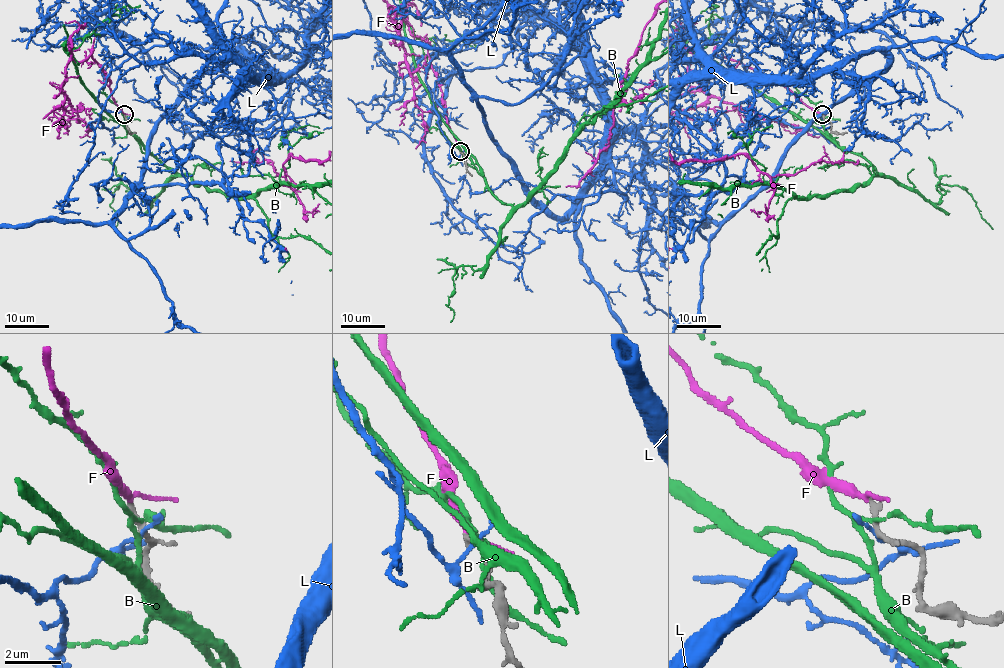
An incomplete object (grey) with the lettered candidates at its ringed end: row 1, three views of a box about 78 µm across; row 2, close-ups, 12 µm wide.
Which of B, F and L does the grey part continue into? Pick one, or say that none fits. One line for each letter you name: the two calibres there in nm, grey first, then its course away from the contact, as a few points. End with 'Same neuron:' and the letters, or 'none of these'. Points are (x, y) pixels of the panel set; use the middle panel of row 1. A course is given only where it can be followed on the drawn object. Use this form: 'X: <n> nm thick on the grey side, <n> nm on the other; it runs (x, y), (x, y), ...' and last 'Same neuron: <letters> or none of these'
F: 200 nm thick on the grey side, 200 nm on the other
Same neuron: F

